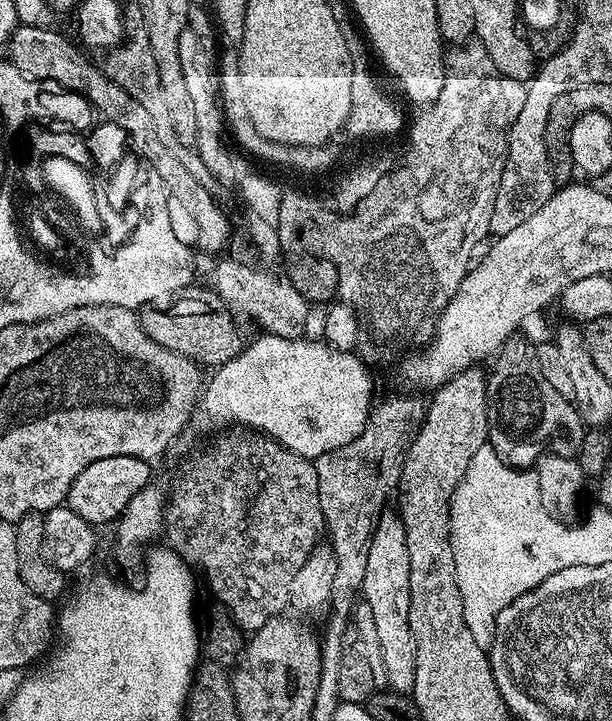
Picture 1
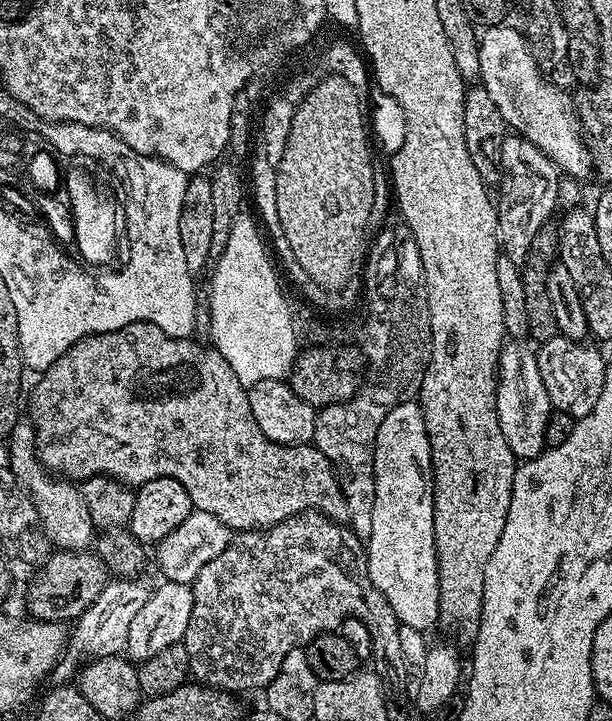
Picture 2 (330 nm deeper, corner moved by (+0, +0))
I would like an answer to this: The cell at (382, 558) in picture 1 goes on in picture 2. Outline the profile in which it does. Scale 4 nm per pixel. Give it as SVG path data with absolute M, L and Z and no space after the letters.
M407 400L378 426L374 450L374 518L370 522L370 538L366 542L366 580L375 591L390 602L401 624L414 626L414 630L427 633L440 623L438 610L438 558L434 546L434 494L432 493L432 451L426 434L424 415L416 400Z

